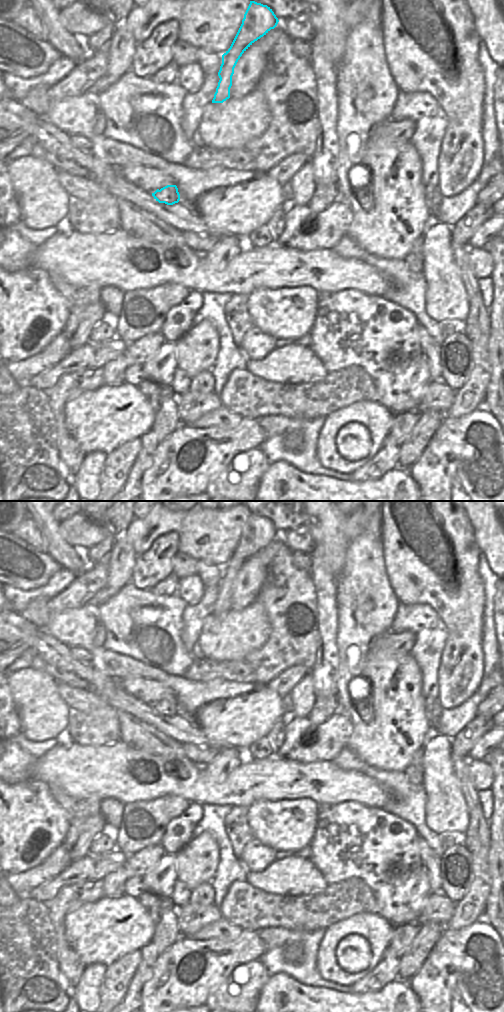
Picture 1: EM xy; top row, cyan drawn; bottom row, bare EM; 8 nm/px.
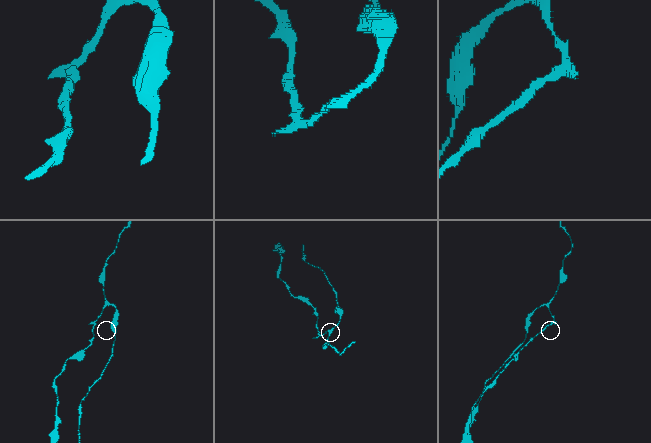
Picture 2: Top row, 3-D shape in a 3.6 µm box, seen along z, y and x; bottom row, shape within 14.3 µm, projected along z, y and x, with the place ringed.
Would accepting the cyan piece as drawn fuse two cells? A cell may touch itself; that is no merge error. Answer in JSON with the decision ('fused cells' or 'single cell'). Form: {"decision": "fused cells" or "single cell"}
{"decision": "fused cells"}

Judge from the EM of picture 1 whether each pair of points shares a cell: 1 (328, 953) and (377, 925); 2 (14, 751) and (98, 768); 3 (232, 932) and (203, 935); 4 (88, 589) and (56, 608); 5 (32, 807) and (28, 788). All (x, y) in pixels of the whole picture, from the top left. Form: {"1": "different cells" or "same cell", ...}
{"1": "same cell", "2": "different cells", "3": "same cell", "4": "same cell", "5": "same cell"}

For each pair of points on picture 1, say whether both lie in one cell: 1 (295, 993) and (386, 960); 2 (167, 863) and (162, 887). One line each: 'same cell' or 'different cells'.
1: different cells
2: same cell

